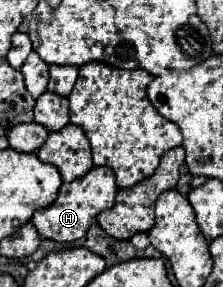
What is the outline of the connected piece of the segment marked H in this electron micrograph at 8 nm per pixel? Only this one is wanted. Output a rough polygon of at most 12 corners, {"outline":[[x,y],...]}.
{"outline":[[93,166],[63,184],[31,224],[59,242],[85,236],[113,206],[113,170]]}

